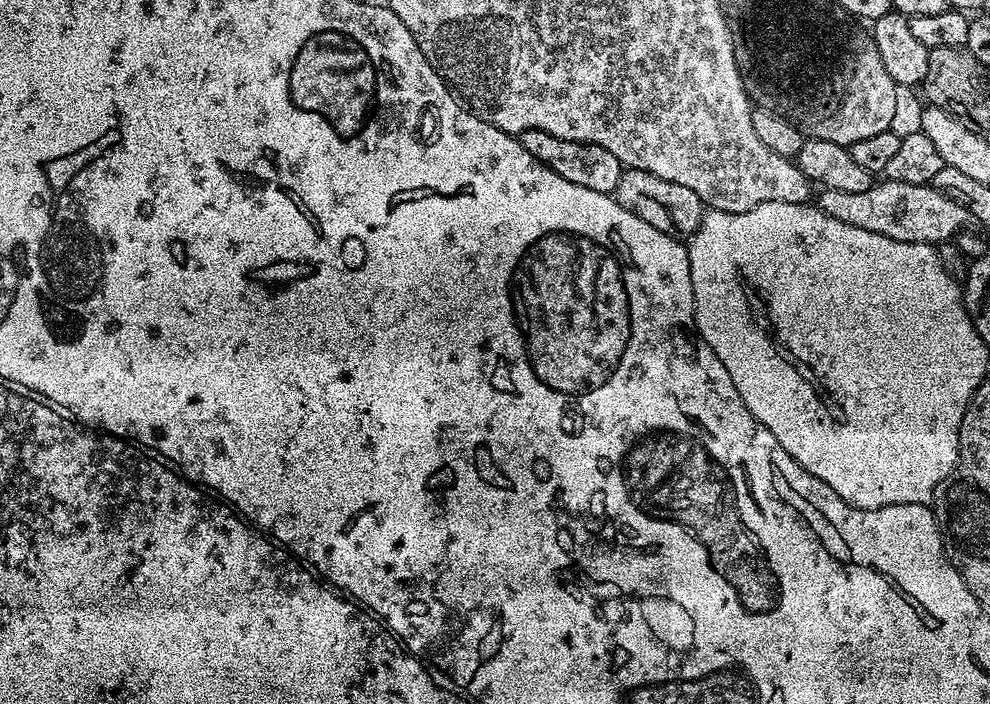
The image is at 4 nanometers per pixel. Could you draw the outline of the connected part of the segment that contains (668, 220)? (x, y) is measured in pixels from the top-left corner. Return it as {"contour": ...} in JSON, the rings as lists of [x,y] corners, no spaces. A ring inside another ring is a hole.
{"contour":[[[637,168],[624,169],[622,178],[618,178],[614,198],[622,210],[630,210],[630,214],[642,218],[642,222],[650,222],[654,230],[662,230],[662,234],[677,238],[691,238],[706,211],[706,205],[700,201],[698,194],[694,194],[694,190],[678,186],[678,182],[666,182],[666,178],[658,178],[658,174]]]}

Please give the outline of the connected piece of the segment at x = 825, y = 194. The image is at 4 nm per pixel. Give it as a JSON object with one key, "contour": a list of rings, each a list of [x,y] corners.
{"contour":[[[887,178],[873,182],[870,190],[862,194],[850,194],[847,190],[823,189],[818,196],[818,207],[830,218],[847,222],[849,226],[862,226],[862,230],[874,230],[874,234],[886,234],[894,242],[918,242],[939,246],[951,241],[956,233],[970,224],[968,211],[958,202],[946,198],[931,184],[894,182]]]}

